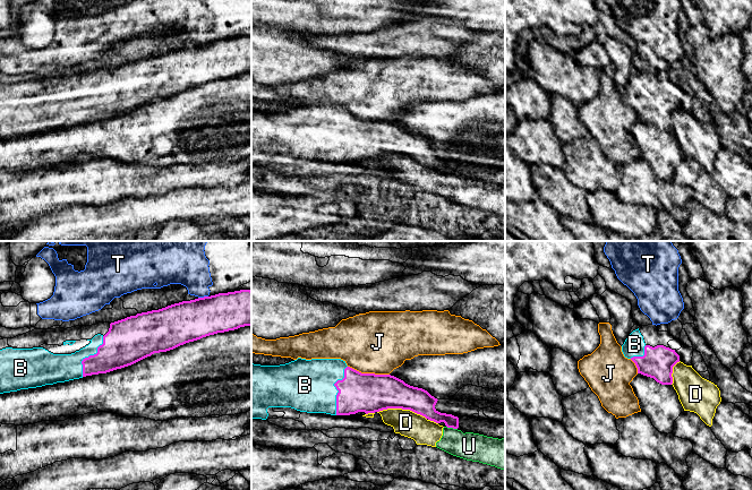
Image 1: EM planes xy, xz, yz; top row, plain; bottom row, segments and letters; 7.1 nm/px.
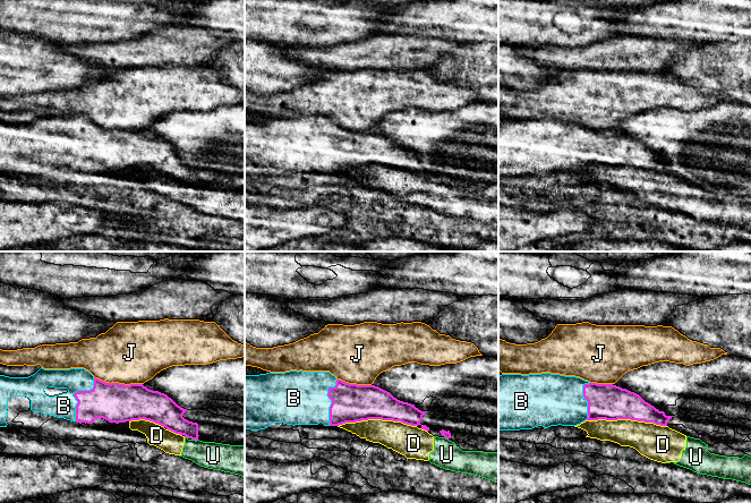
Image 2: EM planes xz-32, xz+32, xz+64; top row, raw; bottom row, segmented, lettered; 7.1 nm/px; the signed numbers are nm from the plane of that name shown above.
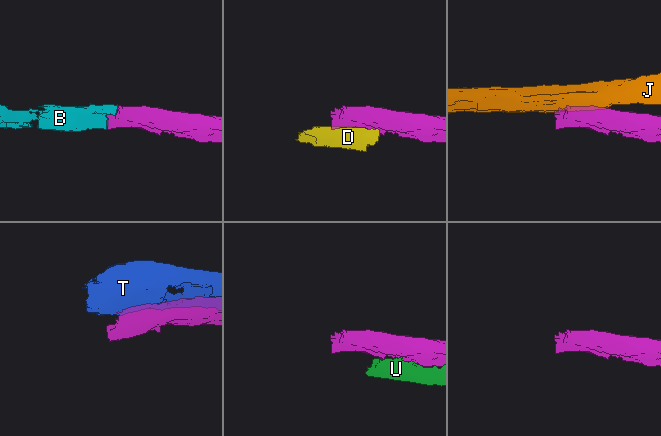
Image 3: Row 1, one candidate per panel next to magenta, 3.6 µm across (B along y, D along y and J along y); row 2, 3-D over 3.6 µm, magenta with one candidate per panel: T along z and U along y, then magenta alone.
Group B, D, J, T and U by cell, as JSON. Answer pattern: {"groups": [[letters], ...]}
{"groups": [["B"], ["D", "U"], ["J"], ["T"]]}

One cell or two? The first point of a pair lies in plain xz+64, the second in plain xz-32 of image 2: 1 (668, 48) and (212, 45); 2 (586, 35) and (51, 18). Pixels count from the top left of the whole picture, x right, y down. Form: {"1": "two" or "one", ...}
{"1": "one", "2": "one"}

